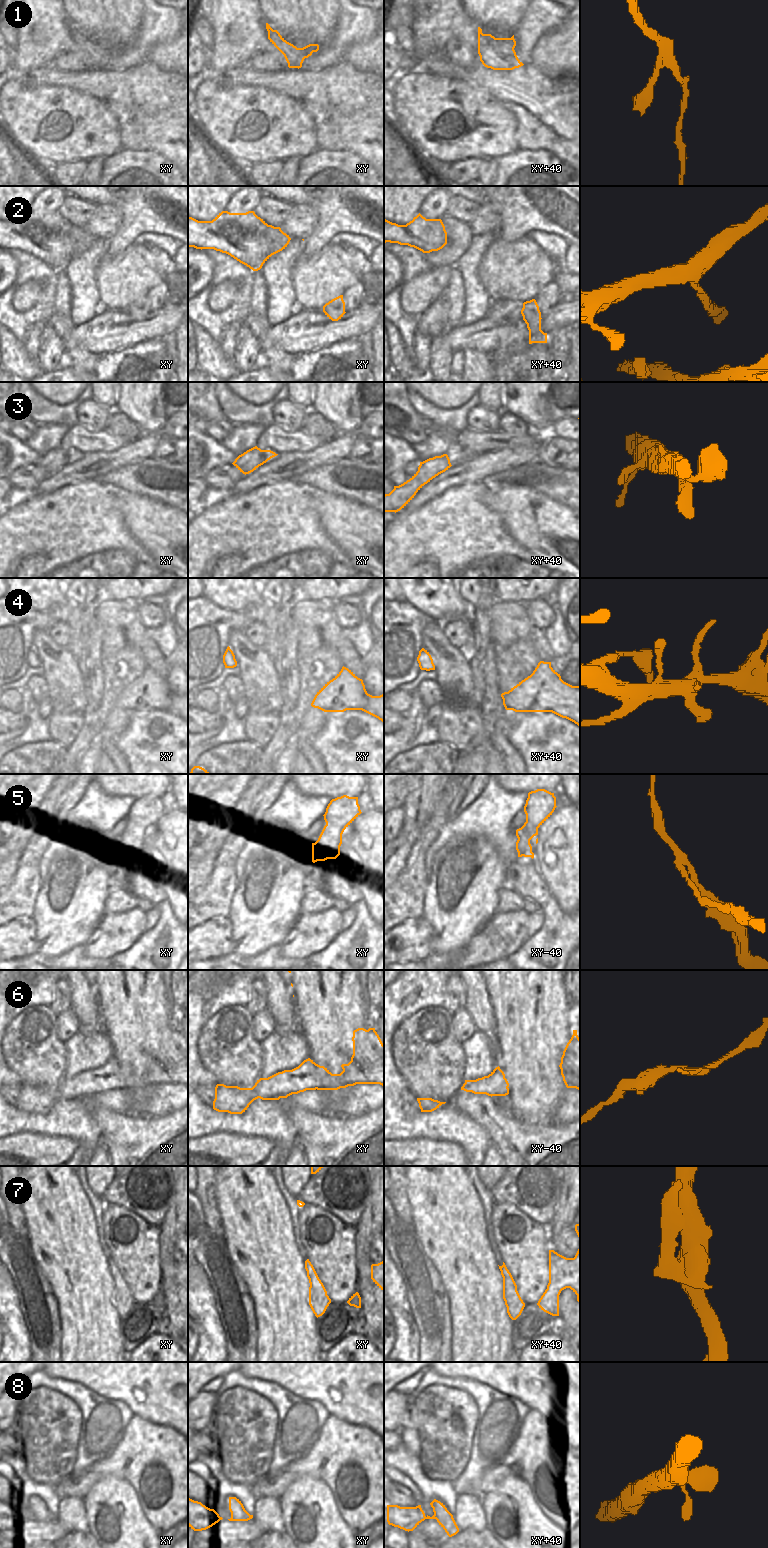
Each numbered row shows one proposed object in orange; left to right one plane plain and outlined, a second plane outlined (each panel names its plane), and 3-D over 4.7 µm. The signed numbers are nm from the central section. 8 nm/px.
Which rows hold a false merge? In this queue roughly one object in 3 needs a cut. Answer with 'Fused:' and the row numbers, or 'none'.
Fused: 5, 6

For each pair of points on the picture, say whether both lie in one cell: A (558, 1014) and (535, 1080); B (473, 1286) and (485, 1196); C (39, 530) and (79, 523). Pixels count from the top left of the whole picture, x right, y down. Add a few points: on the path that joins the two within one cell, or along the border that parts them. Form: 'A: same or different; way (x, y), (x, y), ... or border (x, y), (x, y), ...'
A: same; way (542, 1030), (535, 1037), (535, 1064)
B: different; border (474, 1188), (482, 1205), (487, 1233)
C: same; way (49, 530), (69, 530)

